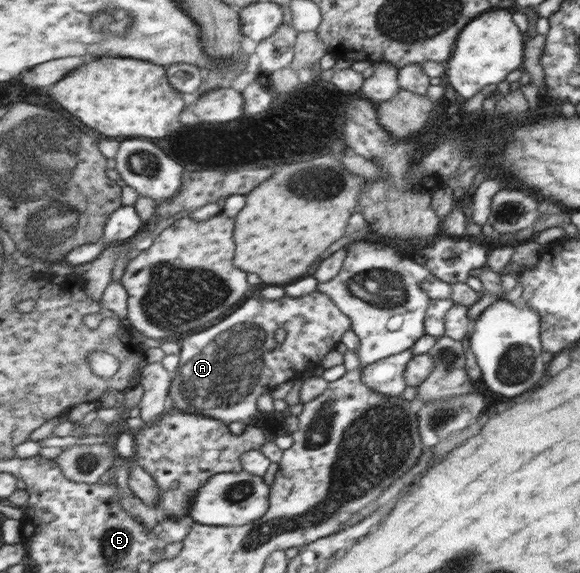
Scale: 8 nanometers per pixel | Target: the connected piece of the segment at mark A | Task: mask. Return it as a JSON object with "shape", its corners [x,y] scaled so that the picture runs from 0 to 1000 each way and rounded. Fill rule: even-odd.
{"shape":[[[538,508],[521,518],[490,515],[472,525],[452,518],[434,518],[400,546],[400,553],[386,555],[383,564],[360,569],[321,586],[309,600],[312,604],[312,630],[309,647],[300,651],[300,668],[293,681],[297,714],[307,714],[321,723],[347,723],[383,735],[388,742],[416,736],[424,745],[434,743],[447,729],[445,696],[455,686],[466,686],[479,672],[497,668],[517,658],[522,647],[548,637],[548,630],[586,595],[590,581],[600,578],[605,555],[578,532],[566,515],[552,508]],[[479,572],[493,576],[490,599],[476,597]]]}

